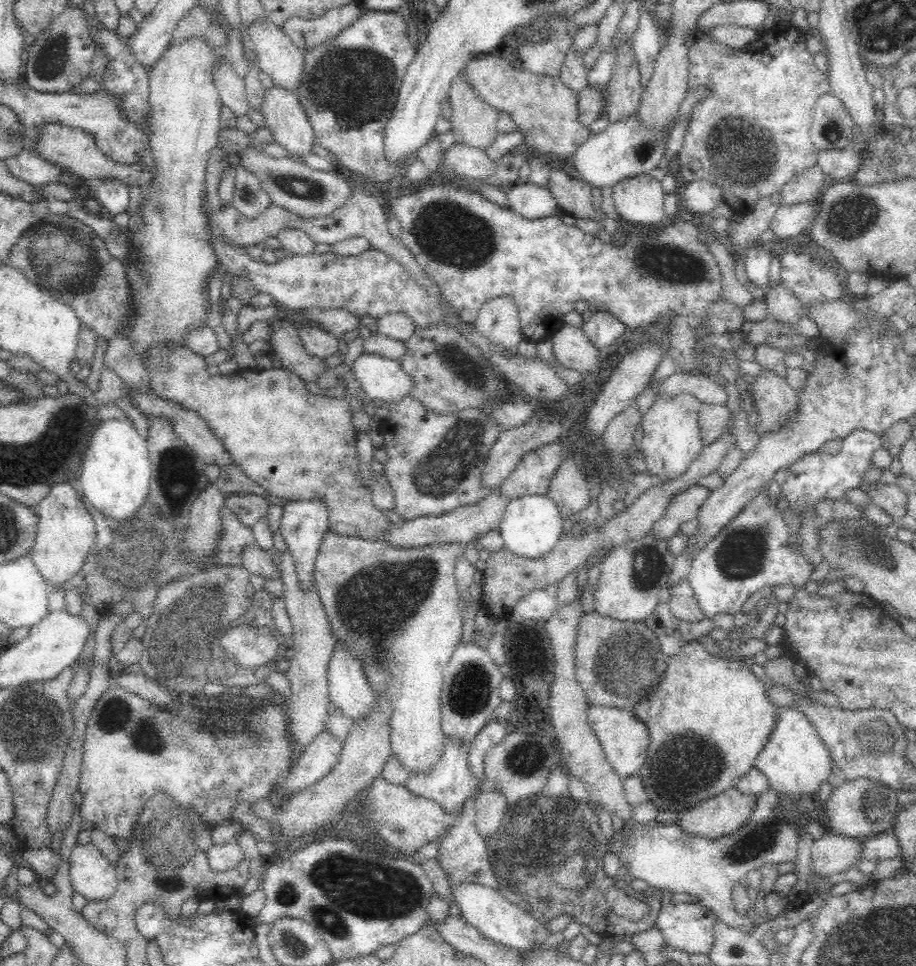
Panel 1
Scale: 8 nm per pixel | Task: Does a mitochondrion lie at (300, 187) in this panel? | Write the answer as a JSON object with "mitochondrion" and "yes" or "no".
{"mitochondrion":"yes"}

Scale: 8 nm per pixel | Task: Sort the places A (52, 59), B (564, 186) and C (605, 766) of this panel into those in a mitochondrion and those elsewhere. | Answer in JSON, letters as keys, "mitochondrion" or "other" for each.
{"A":"mitochondrion","B":"other","C":"other"}

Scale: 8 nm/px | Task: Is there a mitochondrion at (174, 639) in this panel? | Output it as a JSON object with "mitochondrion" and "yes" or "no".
{"mitochondrion":"yes"}

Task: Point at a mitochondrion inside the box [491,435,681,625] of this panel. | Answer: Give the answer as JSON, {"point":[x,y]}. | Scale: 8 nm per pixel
{"point":[649,569]}

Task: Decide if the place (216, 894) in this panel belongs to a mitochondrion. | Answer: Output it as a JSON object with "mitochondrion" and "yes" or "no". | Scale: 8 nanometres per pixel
{"mitochondrion":"no"}

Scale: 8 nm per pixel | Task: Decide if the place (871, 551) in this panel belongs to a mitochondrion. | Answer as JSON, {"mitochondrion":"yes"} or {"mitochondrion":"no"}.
{"mitochondrion":"yes"}

